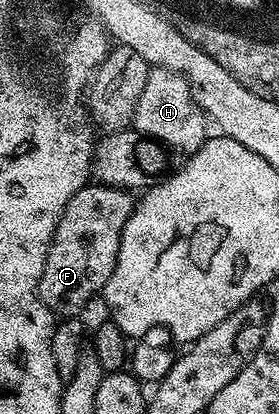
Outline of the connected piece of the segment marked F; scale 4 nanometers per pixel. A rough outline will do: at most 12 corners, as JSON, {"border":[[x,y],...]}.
{"border":[[82,186],[51,237],[39,295],[78,315],[117,264],[128,191]]}

